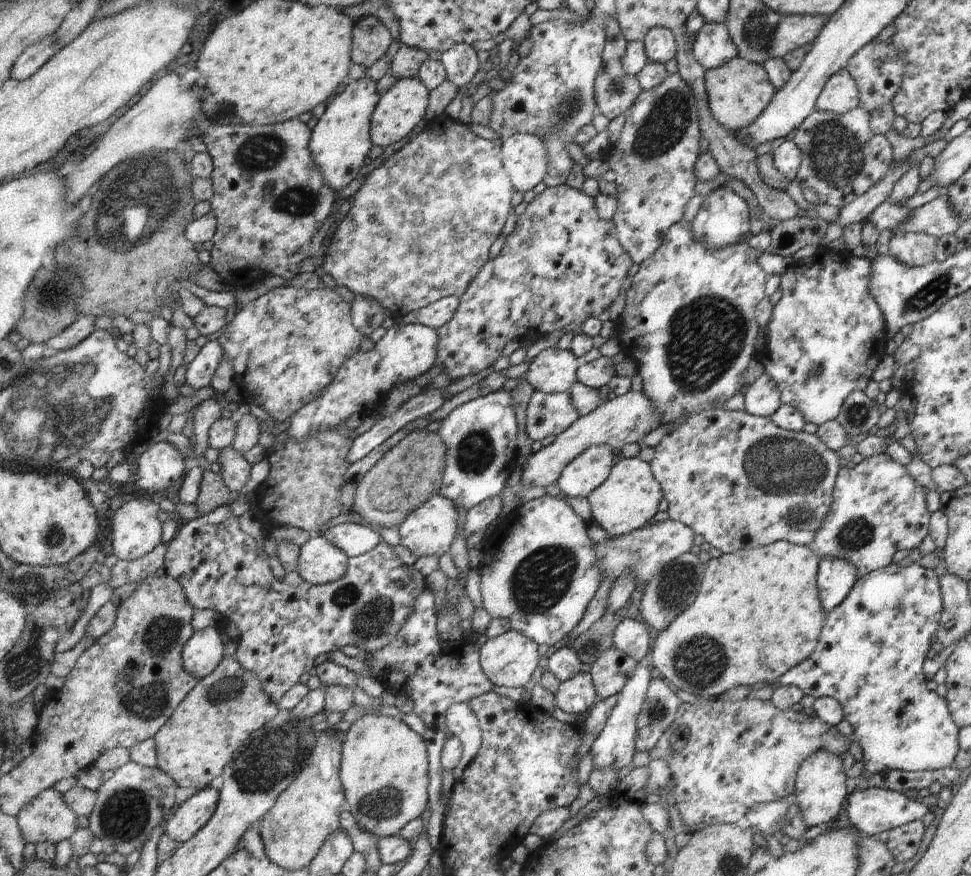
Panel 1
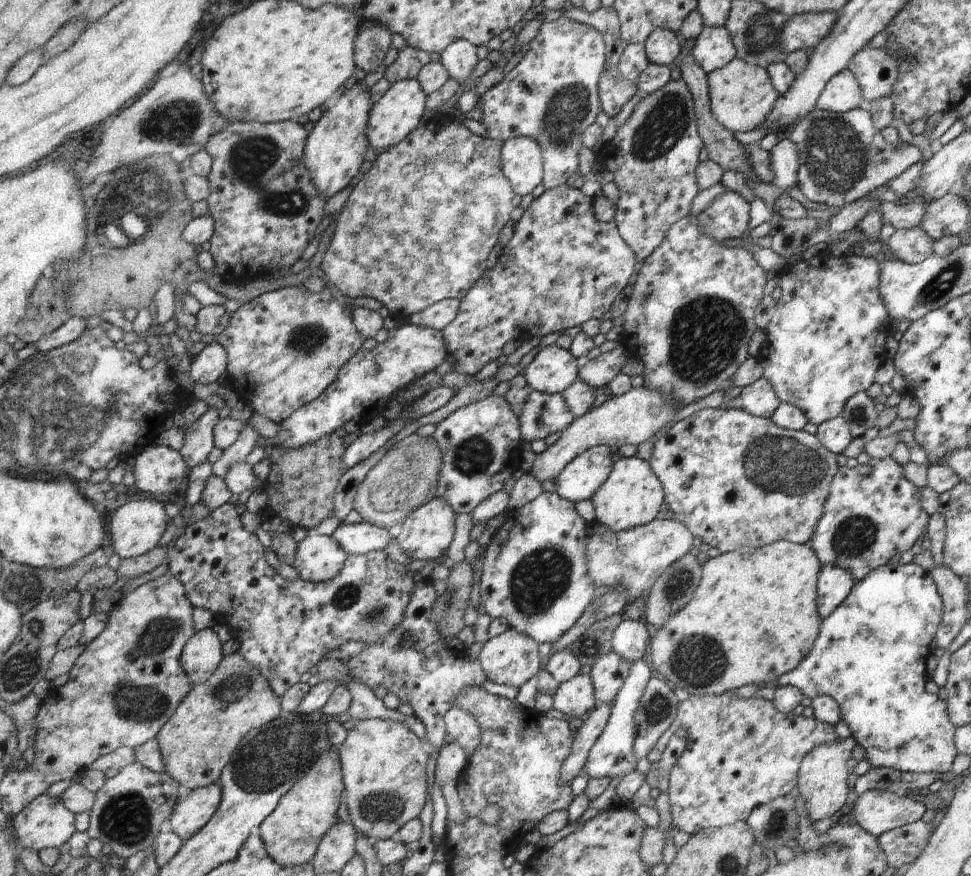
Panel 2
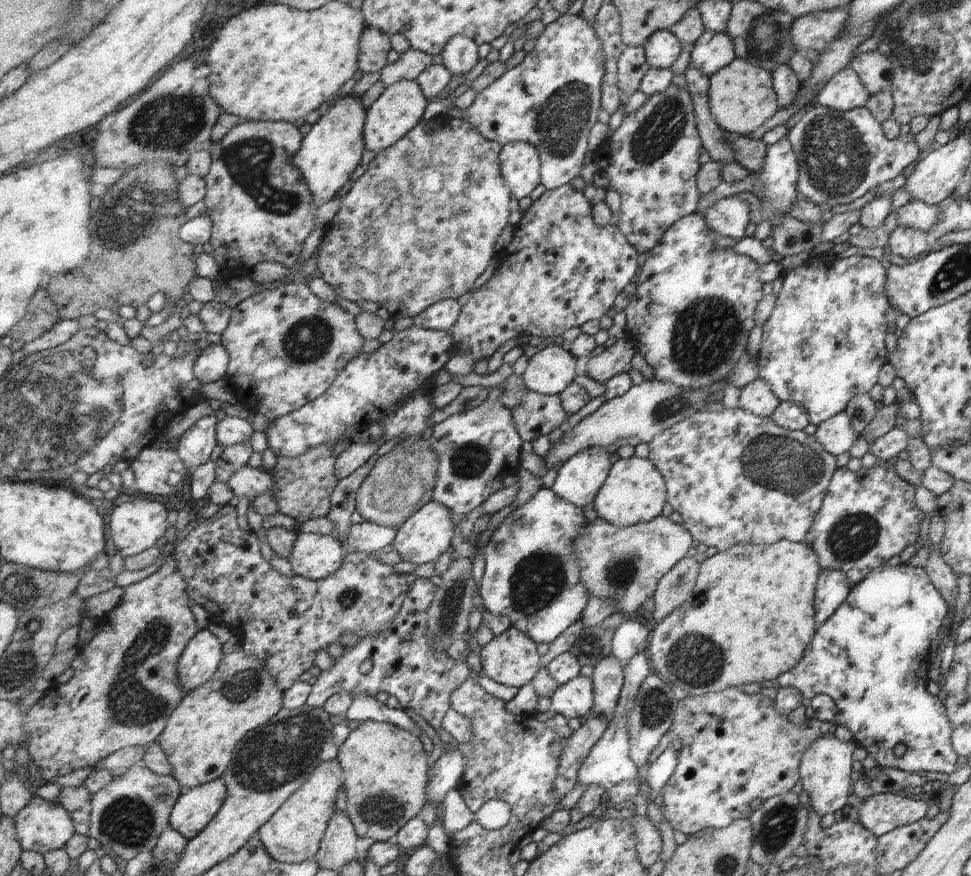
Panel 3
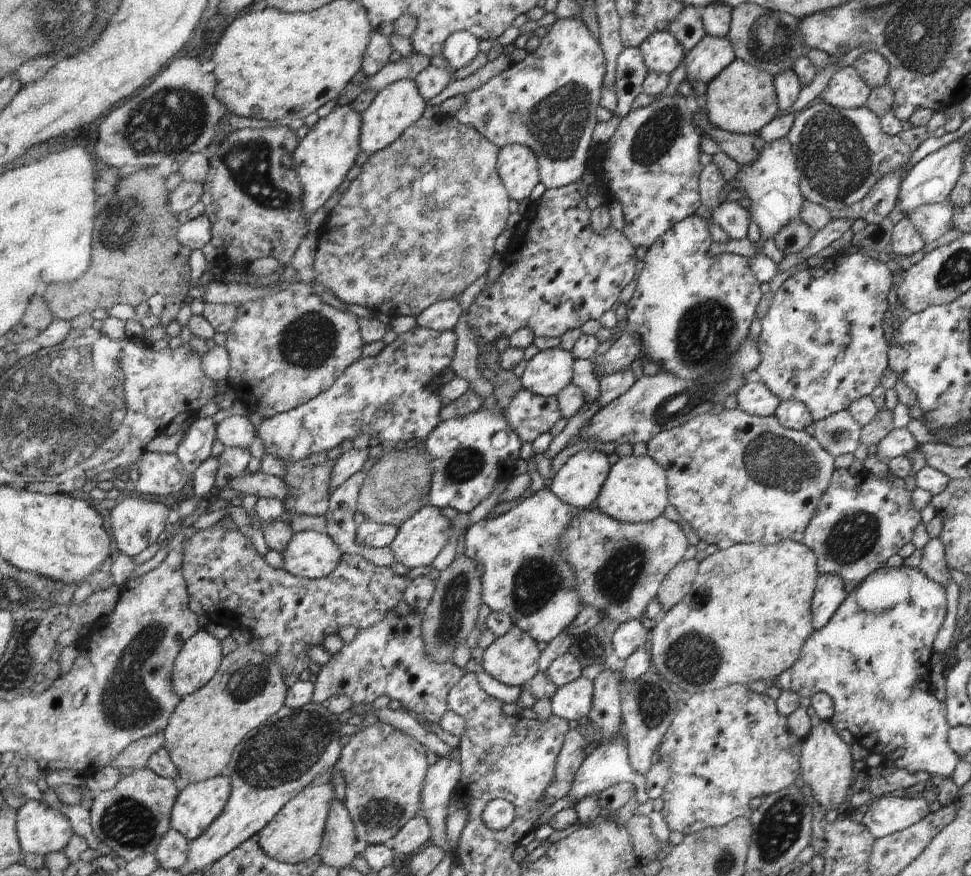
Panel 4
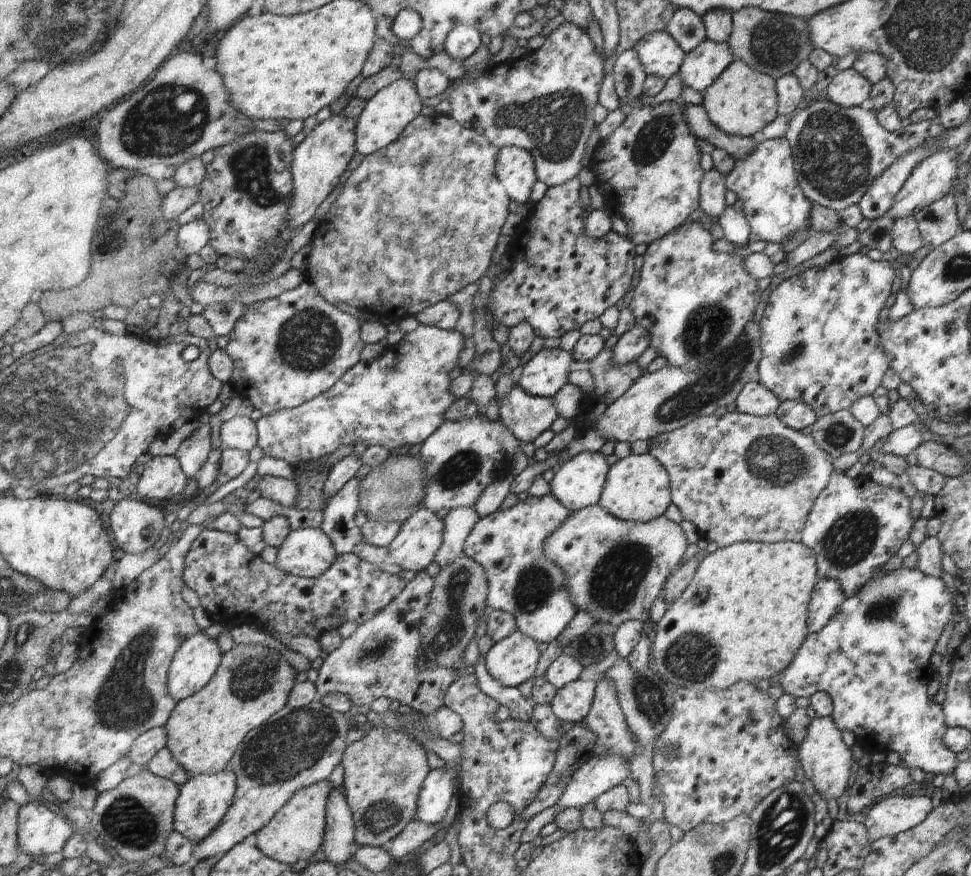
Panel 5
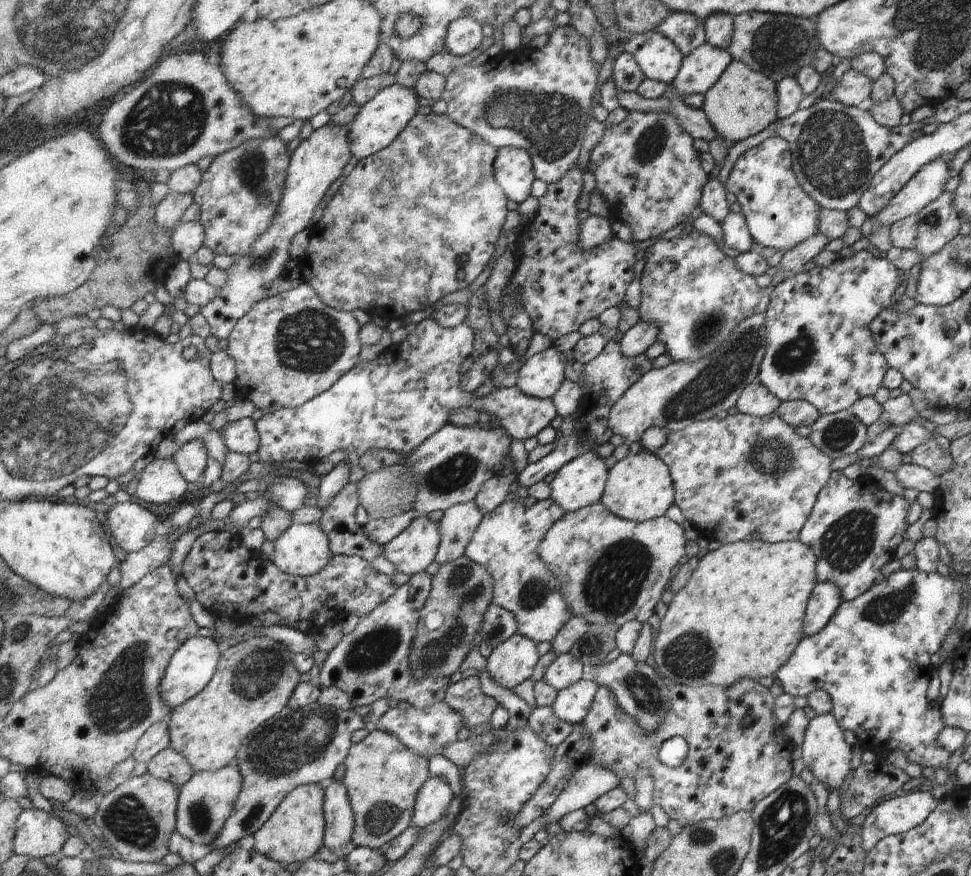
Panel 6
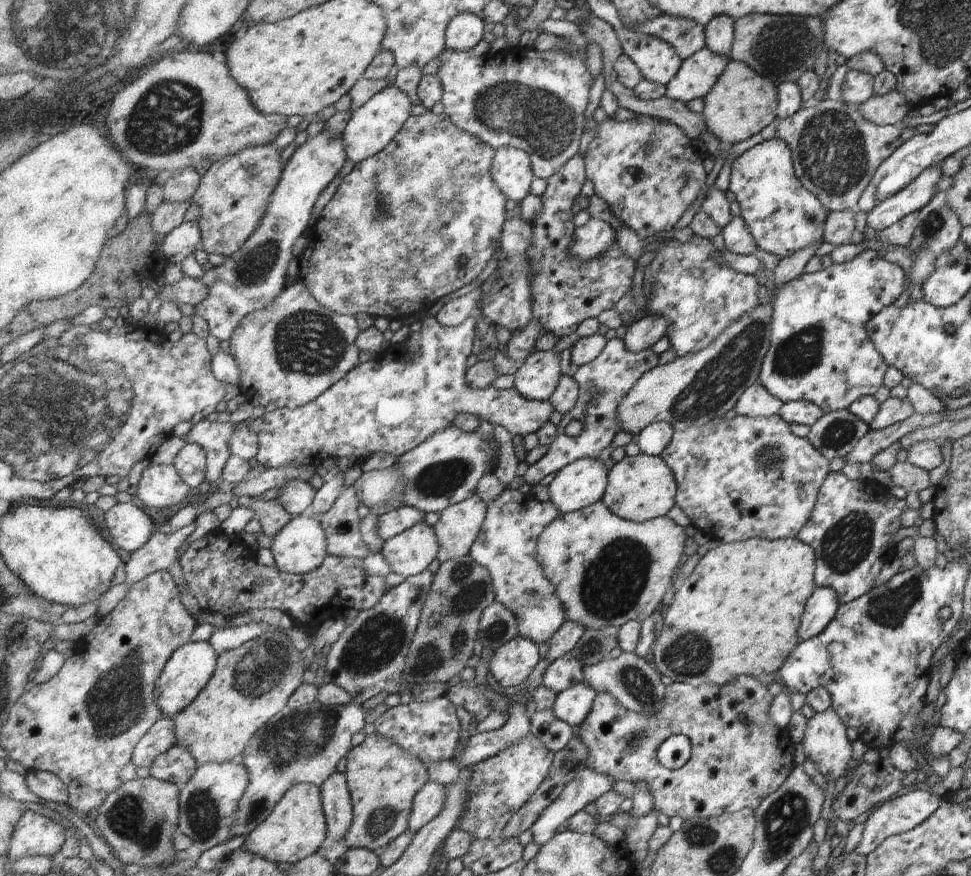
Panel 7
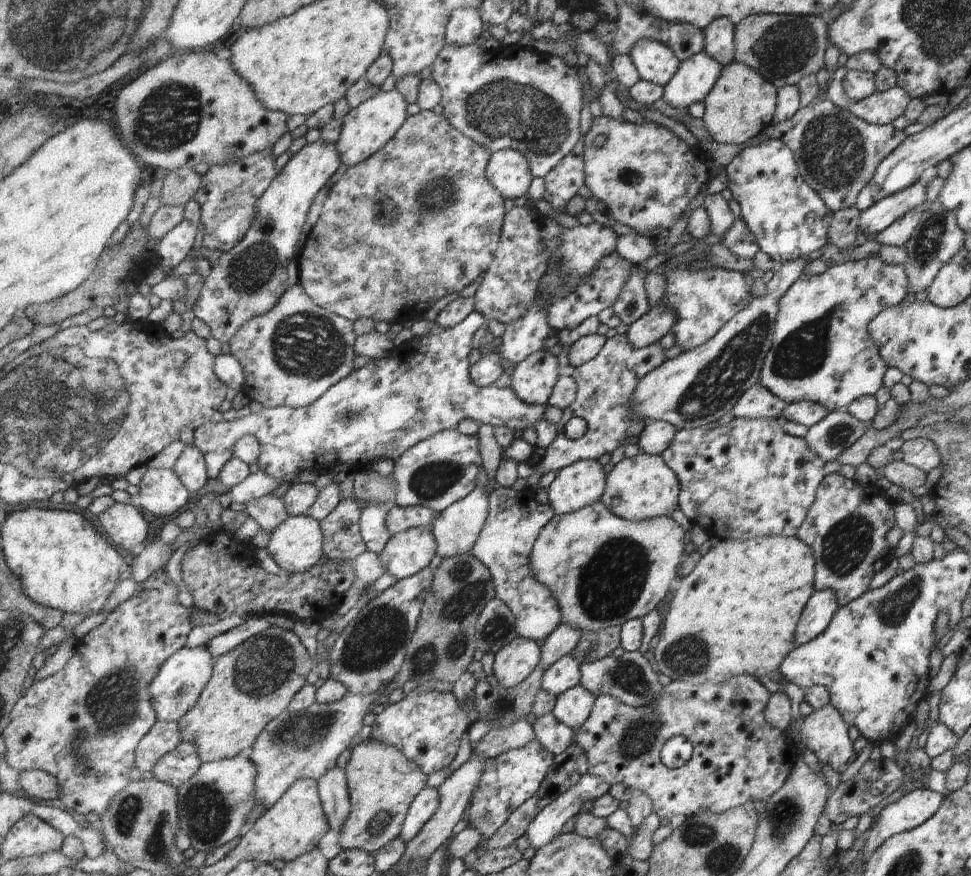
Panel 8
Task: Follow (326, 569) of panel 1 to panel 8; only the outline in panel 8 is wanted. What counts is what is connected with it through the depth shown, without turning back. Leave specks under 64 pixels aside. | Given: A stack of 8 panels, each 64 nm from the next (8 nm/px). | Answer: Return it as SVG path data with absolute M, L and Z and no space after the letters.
M310 514L290 516L273 532L267 552L287 573L311 570L324 556L322 524Z

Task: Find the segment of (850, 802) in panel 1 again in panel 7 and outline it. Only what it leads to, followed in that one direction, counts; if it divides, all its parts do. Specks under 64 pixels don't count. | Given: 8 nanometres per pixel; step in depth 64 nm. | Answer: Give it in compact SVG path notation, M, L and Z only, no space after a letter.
M914 790L896 798L883 801L882 804L864 820L860 841L854 850L857 854L867 856L885 837L896 835L915 828L939 806L940 798L929 791Z

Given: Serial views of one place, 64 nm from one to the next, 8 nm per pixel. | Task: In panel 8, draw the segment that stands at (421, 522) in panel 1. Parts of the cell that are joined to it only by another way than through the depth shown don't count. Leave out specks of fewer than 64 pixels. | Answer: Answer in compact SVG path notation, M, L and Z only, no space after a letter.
M420 526L393 535L389 539L385 550L379 556L386 566L386 573L393 575L400 581L426 569L431 564L431 560L435 558L435 554L437 554L435 536L428 527Z

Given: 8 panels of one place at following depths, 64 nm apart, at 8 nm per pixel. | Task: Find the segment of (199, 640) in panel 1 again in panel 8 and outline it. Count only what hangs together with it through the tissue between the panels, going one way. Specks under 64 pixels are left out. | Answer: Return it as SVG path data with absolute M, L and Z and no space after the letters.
M206 645L183 647L162 666L158 677L151 683L150 693L159 721L177 721L195 706L207 683L214 676L216 659Z

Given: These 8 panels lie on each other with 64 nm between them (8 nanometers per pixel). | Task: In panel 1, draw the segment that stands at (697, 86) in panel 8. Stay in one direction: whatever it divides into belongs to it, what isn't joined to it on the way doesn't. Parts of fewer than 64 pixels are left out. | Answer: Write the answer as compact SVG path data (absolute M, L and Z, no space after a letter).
M704 22L695 34L694 53L697 62L709 70L729 62L737 51L724 23Z

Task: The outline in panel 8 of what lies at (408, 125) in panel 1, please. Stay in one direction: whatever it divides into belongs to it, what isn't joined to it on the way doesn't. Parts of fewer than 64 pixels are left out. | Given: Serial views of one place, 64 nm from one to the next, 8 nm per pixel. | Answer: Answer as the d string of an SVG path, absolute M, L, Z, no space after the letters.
M399 90L379 91L377 96L366 100L361 106L351 109L343 117L343 132L336 142L342 162L350 167L365 162L377 154L402 128L407 120L409 103Z

